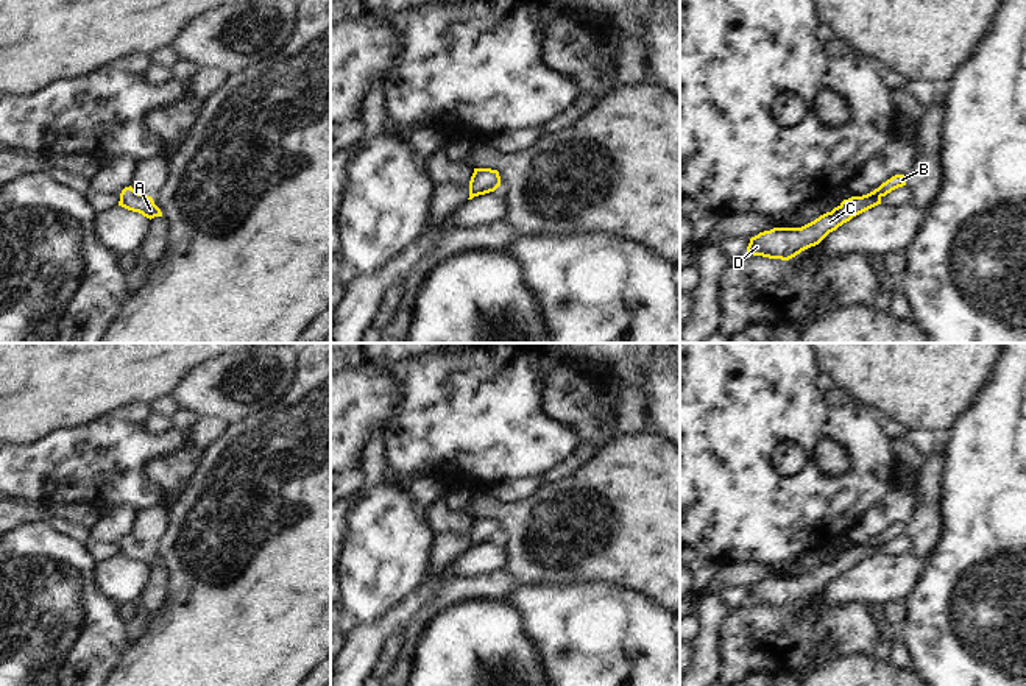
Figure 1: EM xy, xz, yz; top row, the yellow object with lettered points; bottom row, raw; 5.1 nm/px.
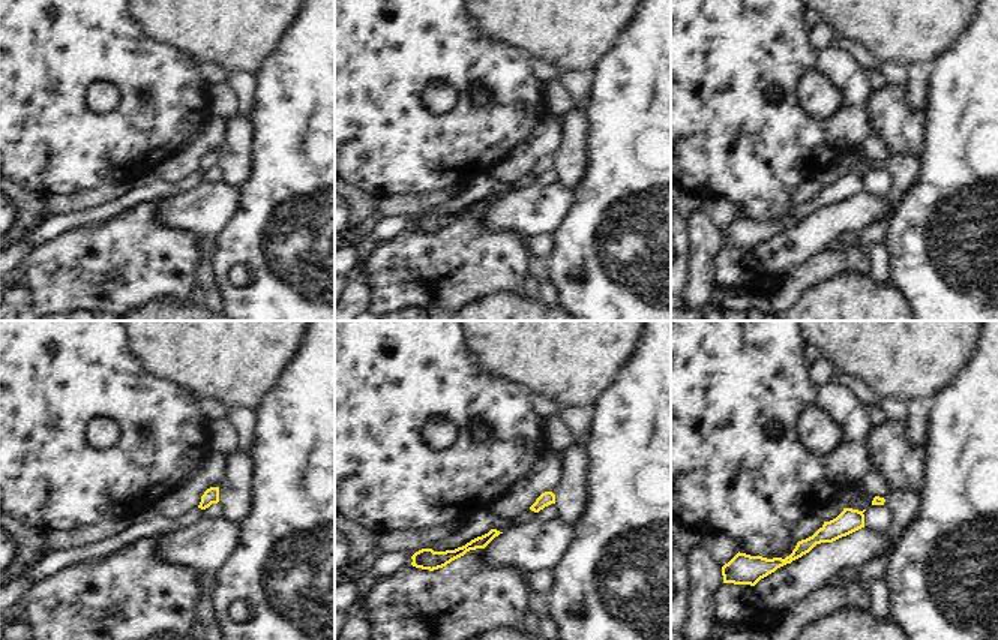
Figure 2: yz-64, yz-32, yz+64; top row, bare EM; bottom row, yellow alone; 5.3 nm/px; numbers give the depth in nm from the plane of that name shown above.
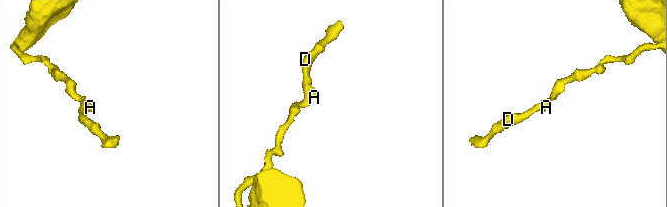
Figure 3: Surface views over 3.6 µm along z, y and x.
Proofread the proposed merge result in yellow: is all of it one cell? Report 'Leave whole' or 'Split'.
Leave whole

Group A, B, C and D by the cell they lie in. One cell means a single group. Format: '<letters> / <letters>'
A B C D

